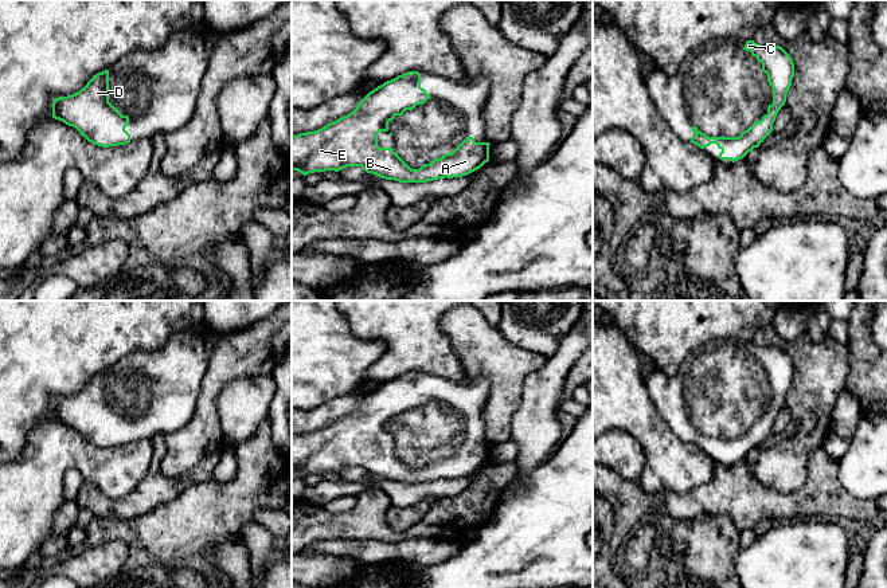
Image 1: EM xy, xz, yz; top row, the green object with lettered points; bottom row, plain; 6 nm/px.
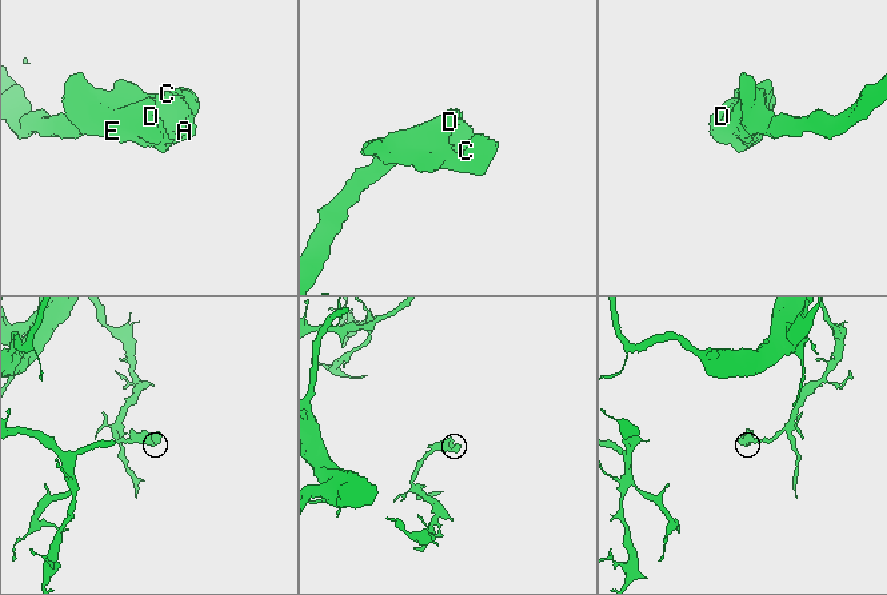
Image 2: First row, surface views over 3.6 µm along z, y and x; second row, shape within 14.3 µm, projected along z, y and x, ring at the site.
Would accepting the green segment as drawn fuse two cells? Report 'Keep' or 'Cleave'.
Keep

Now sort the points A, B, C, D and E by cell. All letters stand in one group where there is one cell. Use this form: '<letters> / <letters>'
A B C D E

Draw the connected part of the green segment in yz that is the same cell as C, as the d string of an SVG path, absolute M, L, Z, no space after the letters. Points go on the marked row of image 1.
M747 40L743 50L750 51L762 63L762 71L767 74L767 82L773 89L773 103L767 106L767 114L742 132L739 137L708 137L693 126L692 132L695 134L689 141L702 149L716 144L722 150L719 158L731 160L732 162L743 158L754 148L758 148L771 133L775 117L786 102L786 95L794 77L793 59L782 47L761 46L754 40Z

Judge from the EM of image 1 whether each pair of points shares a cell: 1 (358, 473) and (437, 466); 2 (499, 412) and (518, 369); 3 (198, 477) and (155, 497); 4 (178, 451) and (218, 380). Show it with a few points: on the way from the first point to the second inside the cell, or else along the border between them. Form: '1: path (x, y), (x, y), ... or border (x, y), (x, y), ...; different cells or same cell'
1: border (338, 471), (346, 467), (362, 467), (367, 473); different cells
2: path (503, 402), (507, 380); same cell
3: path (187, 478), (165, 489); same cell
4: path (195, 434), (204, 424), (207, 398); same cell

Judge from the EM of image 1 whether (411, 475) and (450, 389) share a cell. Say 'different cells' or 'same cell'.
same cell

